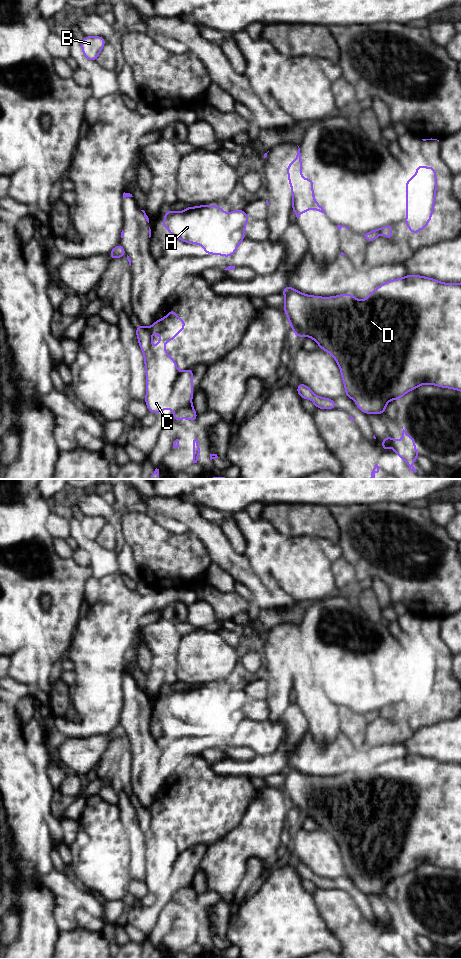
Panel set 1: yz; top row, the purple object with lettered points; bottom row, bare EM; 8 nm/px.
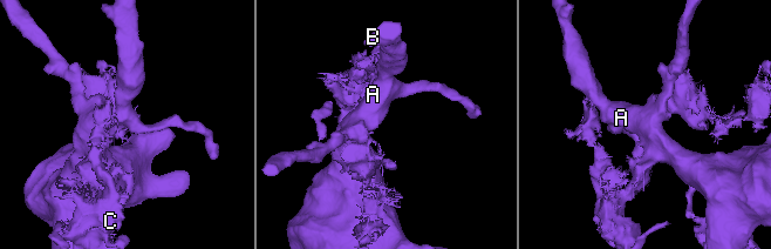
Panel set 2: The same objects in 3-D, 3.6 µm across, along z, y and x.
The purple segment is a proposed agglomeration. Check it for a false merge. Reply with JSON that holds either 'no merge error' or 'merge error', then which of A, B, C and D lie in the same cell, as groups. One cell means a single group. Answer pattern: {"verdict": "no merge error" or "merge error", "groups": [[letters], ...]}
{"verdict": "no merge error", "groups": [["A", "B", "C", "D"]]}

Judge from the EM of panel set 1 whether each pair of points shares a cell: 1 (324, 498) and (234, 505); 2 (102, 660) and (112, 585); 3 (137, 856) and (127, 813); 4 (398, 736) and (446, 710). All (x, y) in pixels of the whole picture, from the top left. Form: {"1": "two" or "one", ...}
{"1": "one", "2": "one", "3": "one", "4": "two"}

